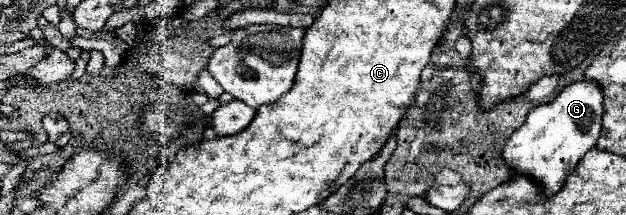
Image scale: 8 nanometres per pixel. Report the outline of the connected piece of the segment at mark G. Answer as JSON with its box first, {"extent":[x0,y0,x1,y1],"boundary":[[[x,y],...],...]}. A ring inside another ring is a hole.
{"extent":[501,81,603,197],"boundary":[[[577,81],[565,87],[553,103],[539,105],[529,111],[527,121],[517,129],[501,151],[501,159],[513,171],[541,185],[541,197],[559,193],[565,185],[565,177],[577,167],[583,155],[597,145],[601,135],[603,117],[603,91],[593,81]]]}

